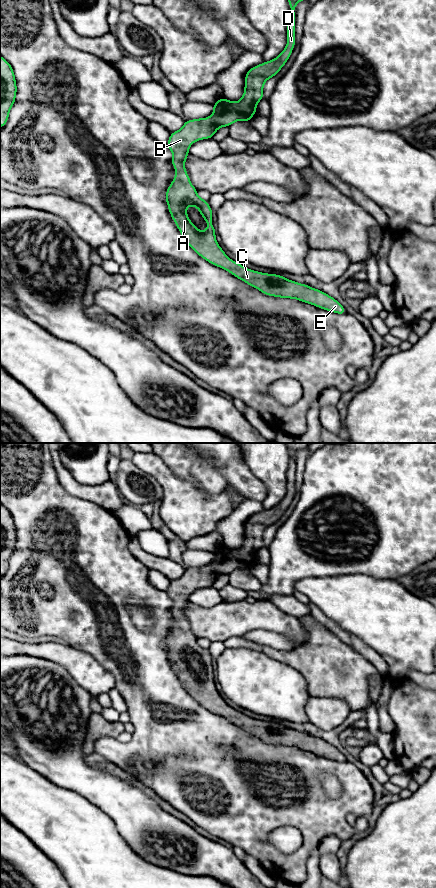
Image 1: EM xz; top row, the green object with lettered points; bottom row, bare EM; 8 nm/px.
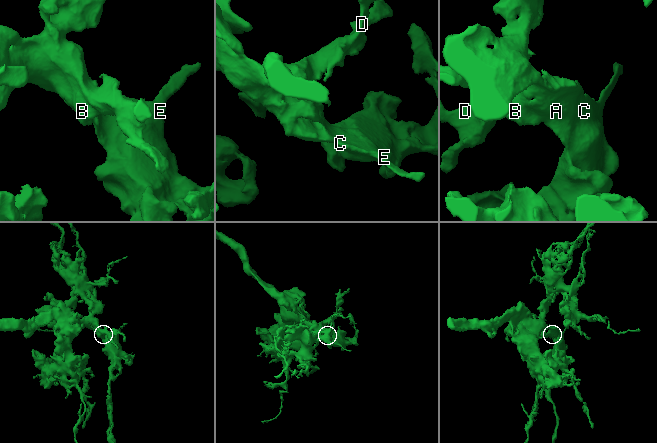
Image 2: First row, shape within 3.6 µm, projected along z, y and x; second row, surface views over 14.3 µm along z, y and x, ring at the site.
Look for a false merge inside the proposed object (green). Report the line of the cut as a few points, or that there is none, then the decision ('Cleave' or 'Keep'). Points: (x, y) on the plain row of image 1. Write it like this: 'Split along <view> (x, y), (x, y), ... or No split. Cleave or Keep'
No split. Keep

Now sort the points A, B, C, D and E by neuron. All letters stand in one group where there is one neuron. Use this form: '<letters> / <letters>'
A B C D E

